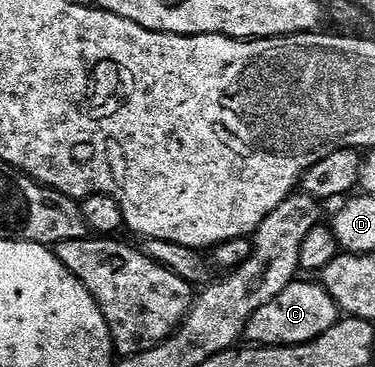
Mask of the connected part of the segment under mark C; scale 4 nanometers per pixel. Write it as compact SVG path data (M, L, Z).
M297 278L278 294L262 310L255 312L248 325L244 327L243 339L249 345L253 344L305 344L318 334L326 334L330 326L334 326L336 321L341 319L342 313L339 306L330 298L330 294L324 289L323 284Z

